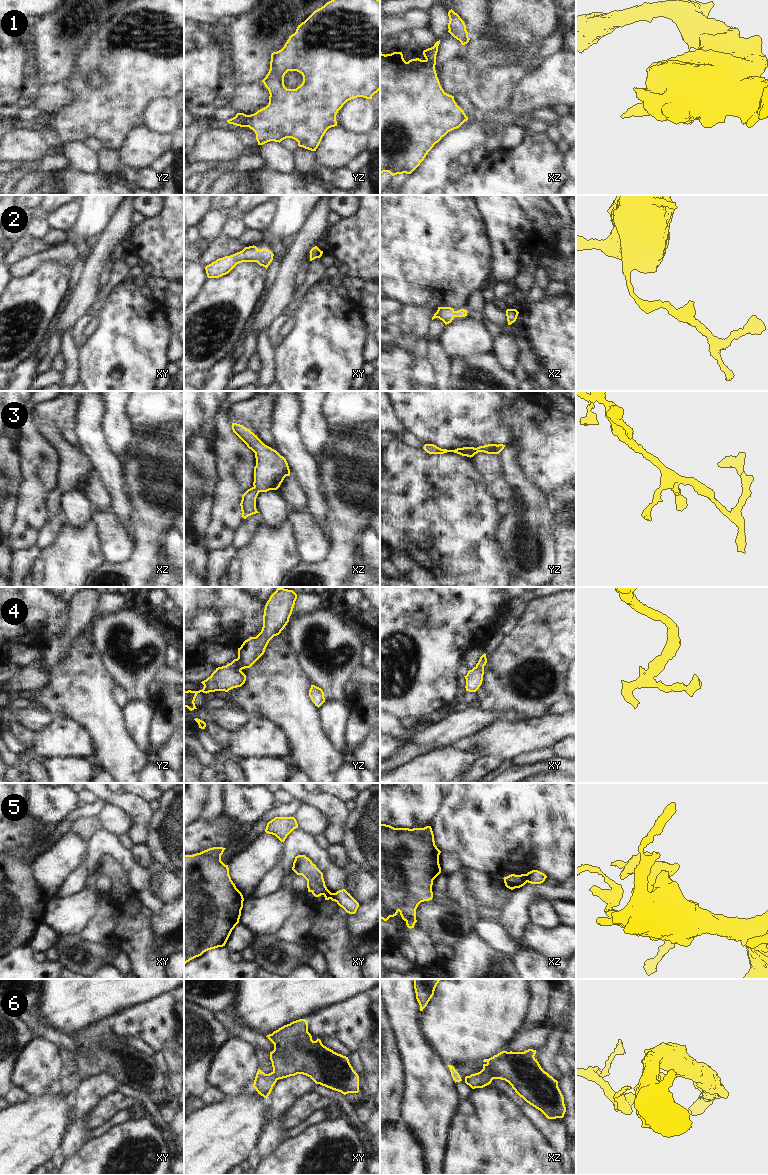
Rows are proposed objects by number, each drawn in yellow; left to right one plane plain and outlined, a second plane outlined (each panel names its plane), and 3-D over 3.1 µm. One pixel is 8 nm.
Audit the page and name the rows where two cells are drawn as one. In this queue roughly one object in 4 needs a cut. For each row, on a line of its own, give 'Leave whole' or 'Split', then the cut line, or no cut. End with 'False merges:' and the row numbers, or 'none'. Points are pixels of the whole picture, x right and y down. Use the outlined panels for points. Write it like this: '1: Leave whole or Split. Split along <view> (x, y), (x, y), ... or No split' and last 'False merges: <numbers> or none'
1: Leave whole. No split
2: Leave whole. No split
3: Leave whole. No split
4: Leave whole. No split
5: Split. Split along xz (526, 874), (527, 881)
6: Leave whole. No split
False merges: 5.

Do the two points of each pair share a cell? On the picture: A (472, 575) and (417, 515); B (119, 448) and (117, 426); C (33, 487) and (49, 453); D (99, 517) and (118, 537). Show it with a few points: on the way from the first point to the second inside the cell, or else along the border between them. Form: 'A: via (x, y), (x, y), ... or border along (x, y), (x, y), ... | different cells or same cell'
A: via (462, 560), (432, 530) | same cell
B: via (119, 443), (118, 431) | same cell
C: via (40, 479), (48, 471), (49, 461) | same cell
D: via (104, 522), (113, 532) | same cell

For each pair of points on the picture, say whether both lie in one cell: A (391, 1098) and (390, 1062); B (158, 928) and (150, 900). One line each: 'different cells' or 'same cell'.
A: same cell
B: different cells

